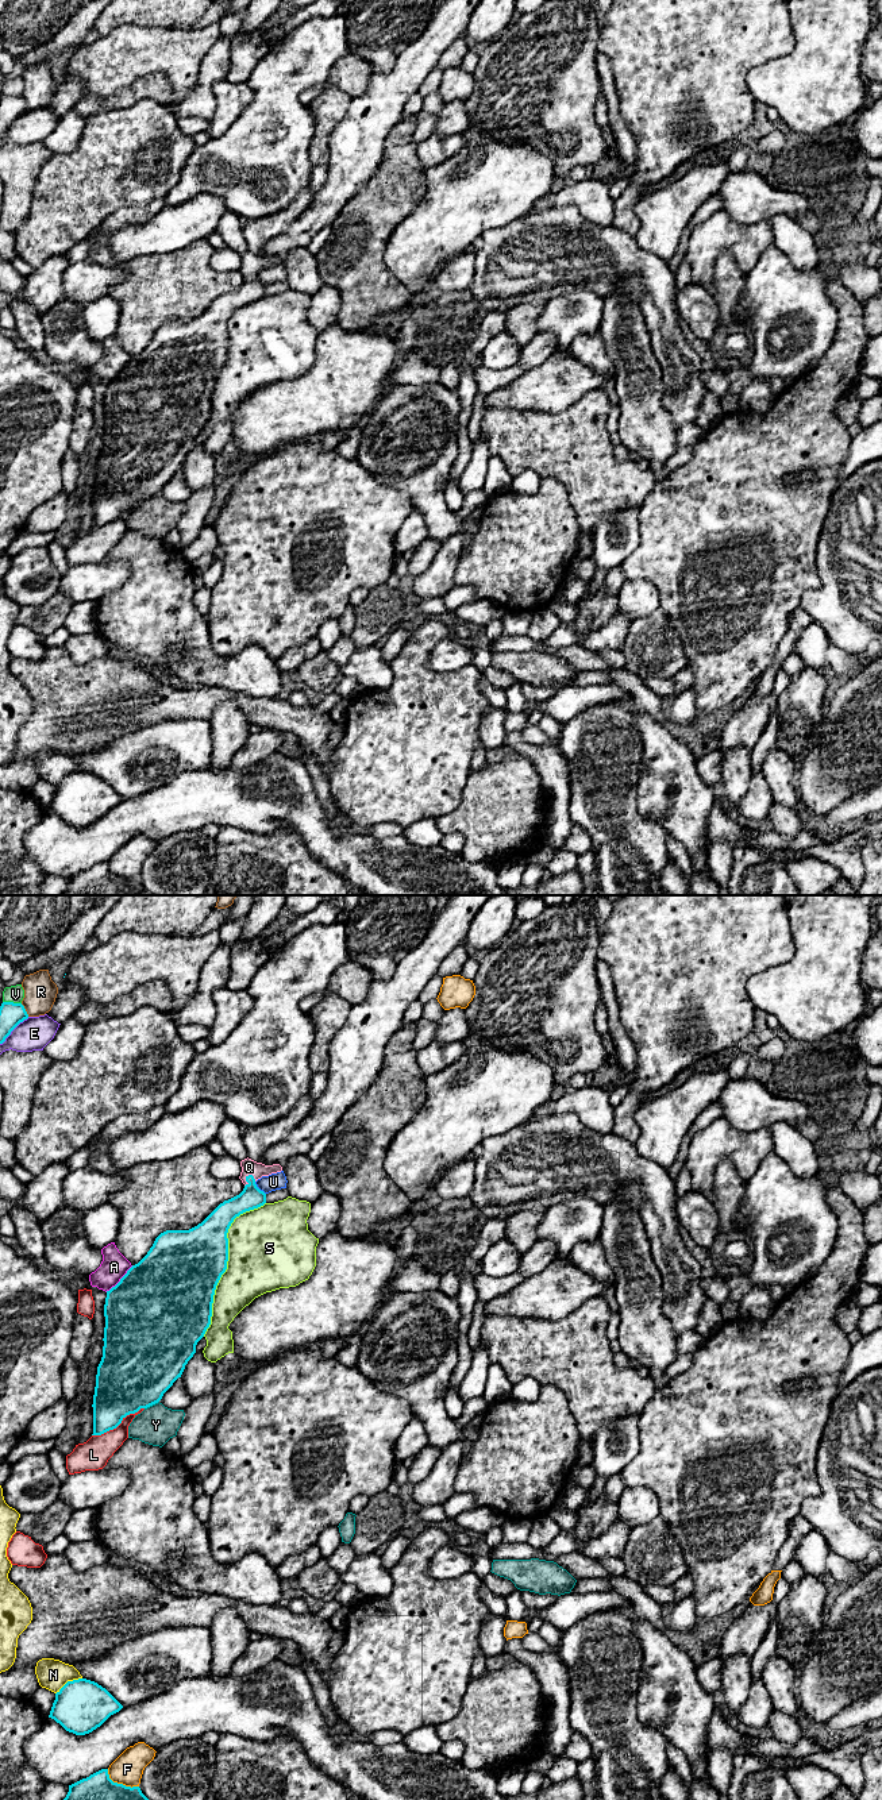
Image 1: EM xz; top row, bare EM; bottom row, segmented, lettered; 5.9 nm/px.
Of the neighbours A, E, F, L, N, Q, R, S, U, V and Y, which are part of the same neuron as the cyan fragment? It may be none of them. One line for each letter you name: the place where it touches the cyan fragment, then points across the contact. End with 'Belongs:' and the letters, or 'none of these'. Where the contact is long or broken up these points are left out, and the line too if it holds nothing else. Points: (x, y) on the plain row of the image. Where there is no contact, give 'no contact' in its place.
Belongs: none of these

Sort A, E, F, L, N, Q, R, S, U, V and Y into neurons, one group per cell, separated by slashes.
A / E / F / L / N / Q / R / S / U / V / Y

